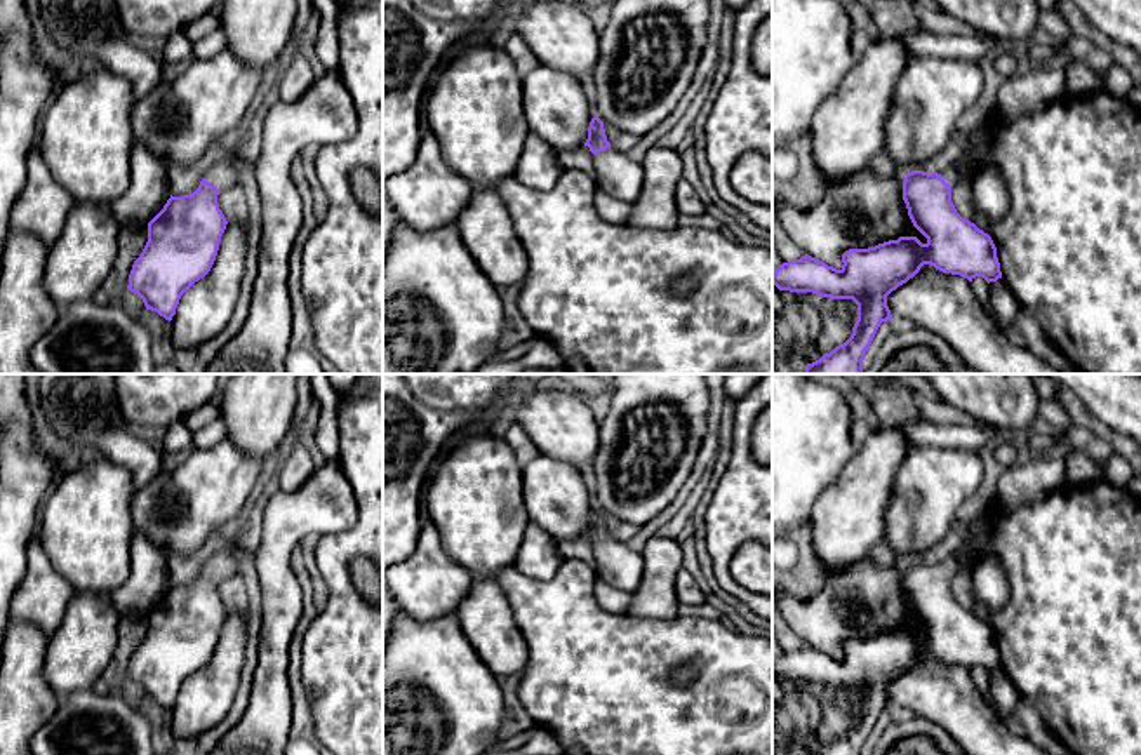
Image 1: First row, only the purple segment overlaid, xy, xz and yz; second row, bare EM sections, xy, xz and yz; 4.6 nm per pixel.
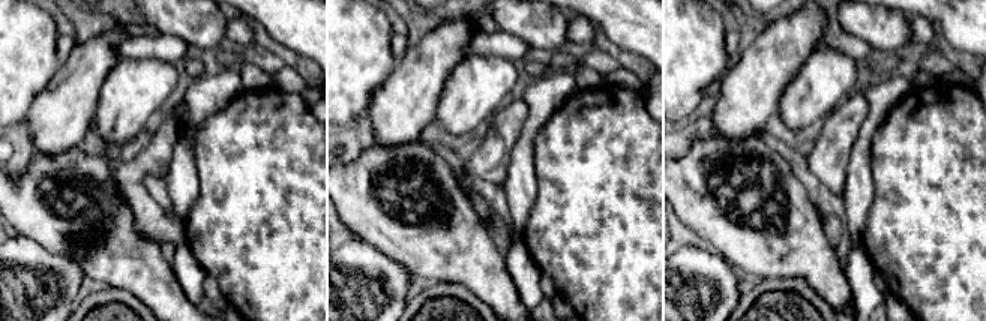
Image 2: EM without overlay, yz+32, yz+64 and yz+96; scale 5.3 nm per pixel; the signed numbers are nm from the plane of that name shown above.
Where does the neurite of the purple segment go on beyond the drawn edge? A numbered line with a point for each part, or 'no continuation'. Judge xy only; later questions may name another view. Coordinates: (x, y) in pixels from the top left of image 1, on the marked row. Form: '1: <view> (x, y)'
1: xy (225, 174)

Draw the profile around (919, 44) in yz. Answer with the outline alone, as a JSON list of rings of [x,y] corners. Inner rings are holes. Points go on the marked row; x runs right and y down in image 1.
[[[917,30],[904,38],[906,50],[911,59],[939,57],[979,61],[986,54],[998,50],[995,37],[978,31],[976,35],[932,35]]]

